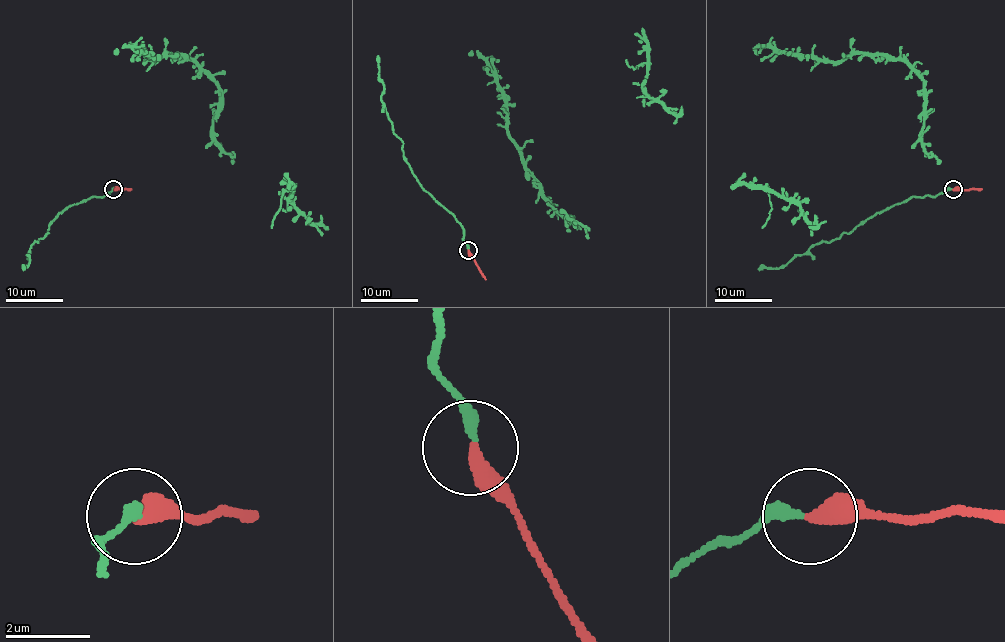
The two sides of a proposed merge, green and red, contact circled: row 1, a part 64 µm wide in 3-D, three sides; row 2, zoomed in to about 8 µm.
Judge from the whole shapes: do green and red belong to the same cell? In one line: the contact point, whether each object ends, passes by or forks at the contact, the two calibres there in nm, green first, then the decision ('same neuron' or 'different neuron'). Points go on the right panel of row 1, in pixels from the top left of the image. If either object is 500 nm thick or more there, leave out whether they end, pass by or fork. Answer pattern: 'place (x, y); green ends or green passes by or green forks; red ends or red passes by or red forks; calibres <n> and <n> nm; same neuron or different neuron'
place (953, 189); green ends; red ends; calibres 280 and 400 nm; same neuron

